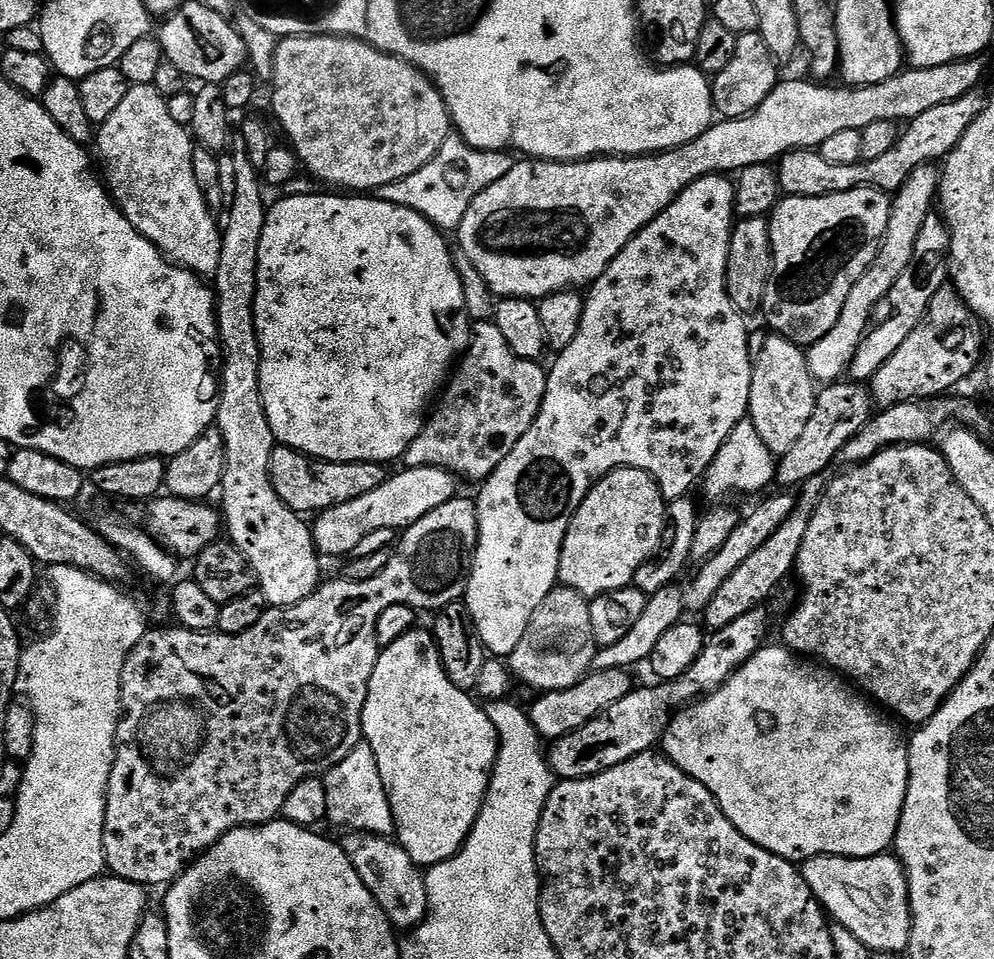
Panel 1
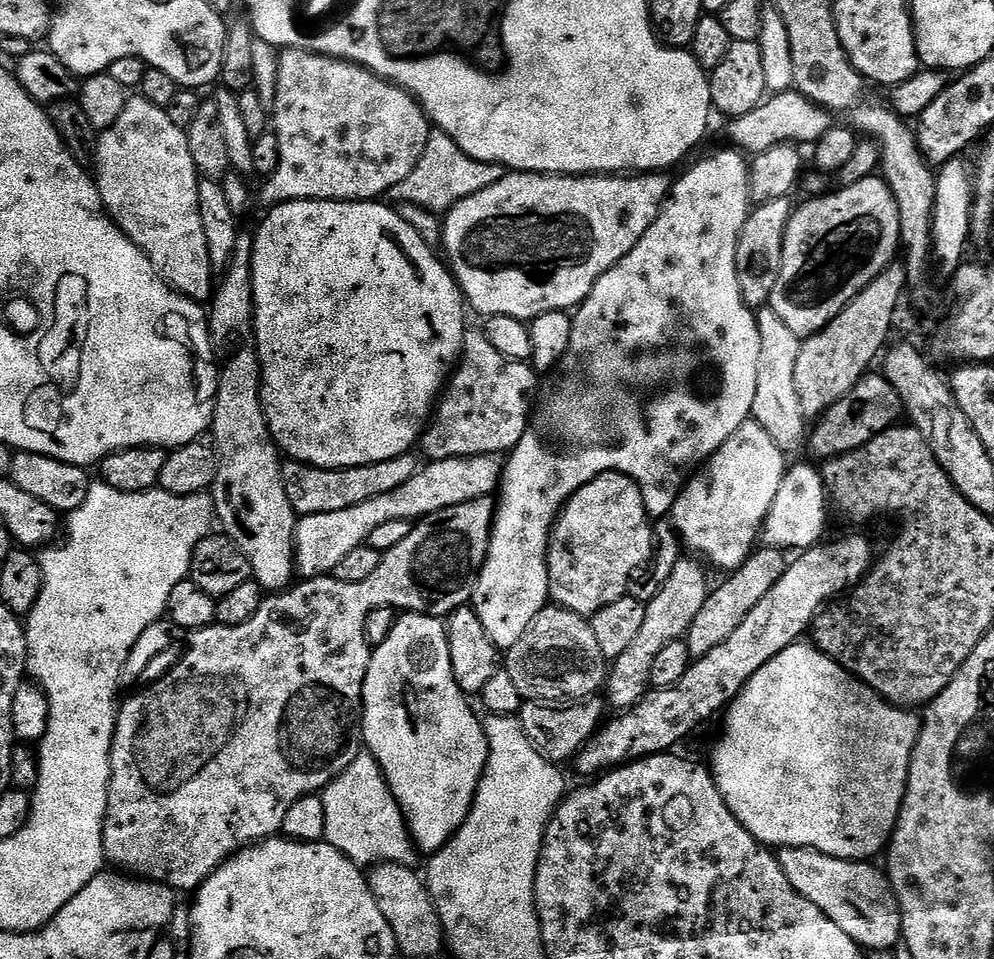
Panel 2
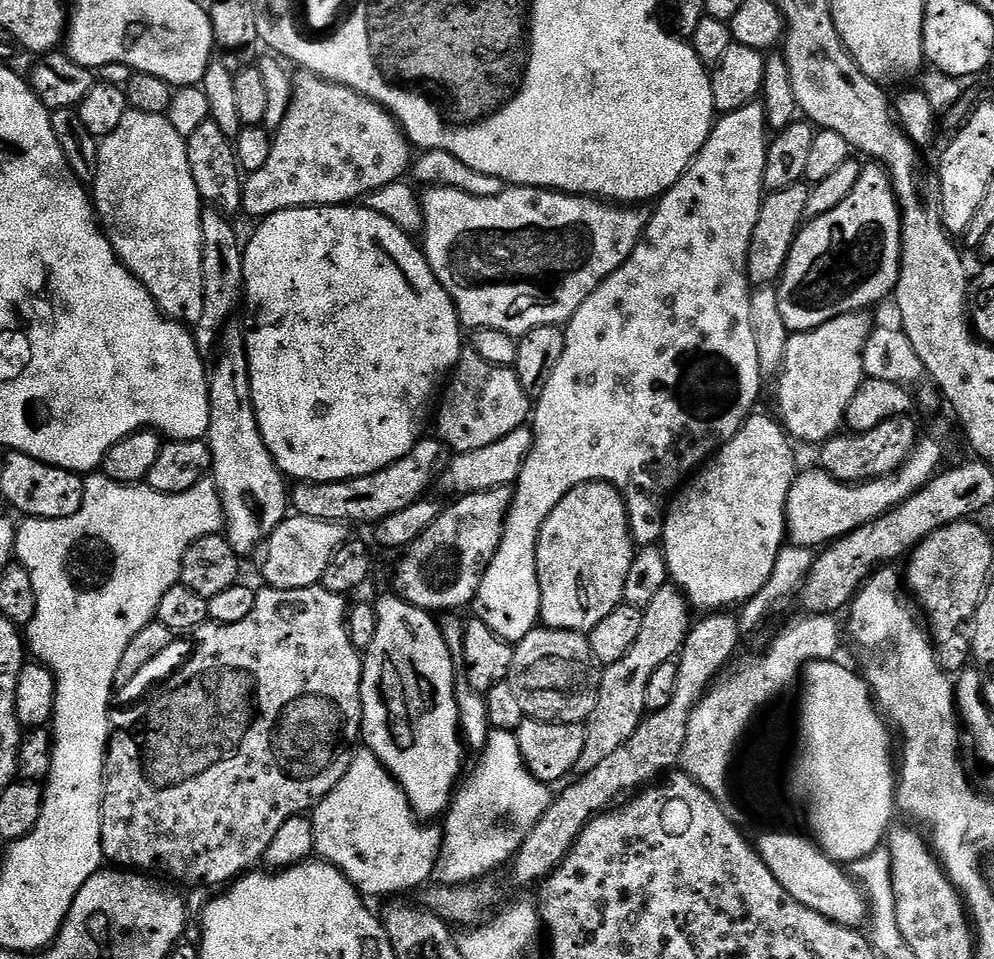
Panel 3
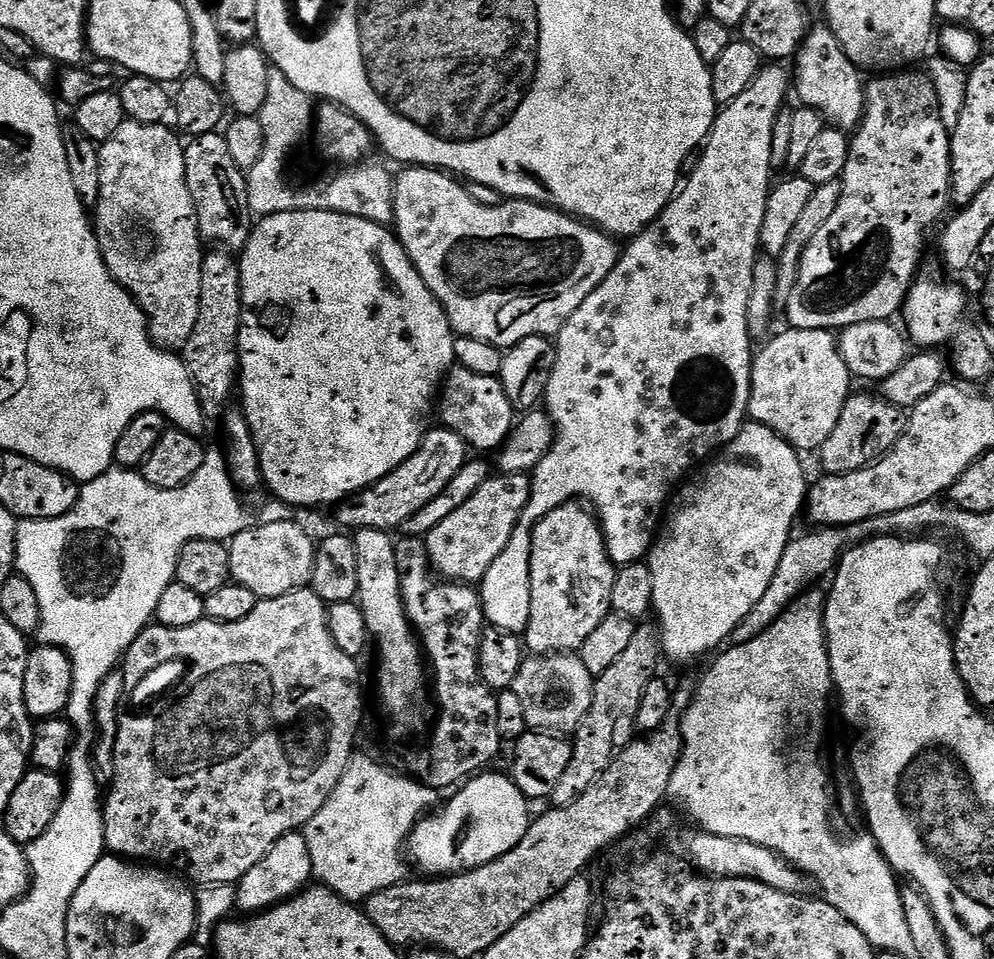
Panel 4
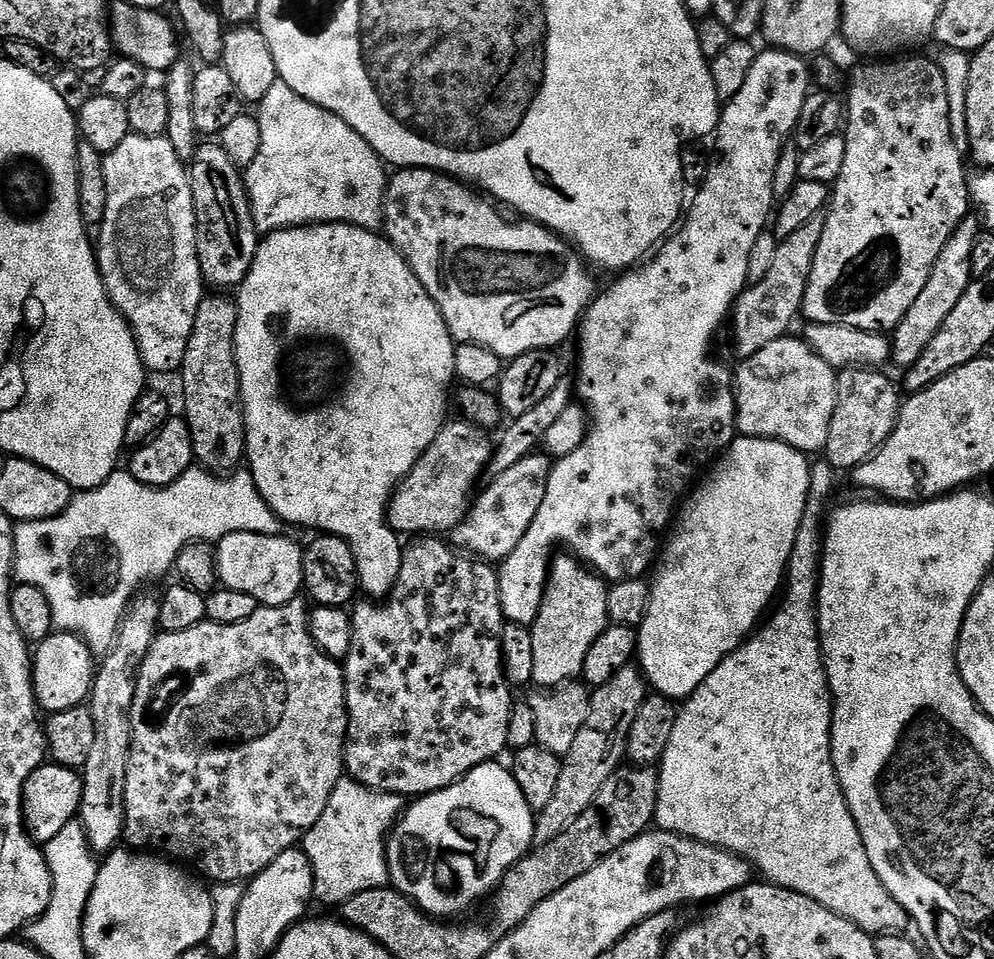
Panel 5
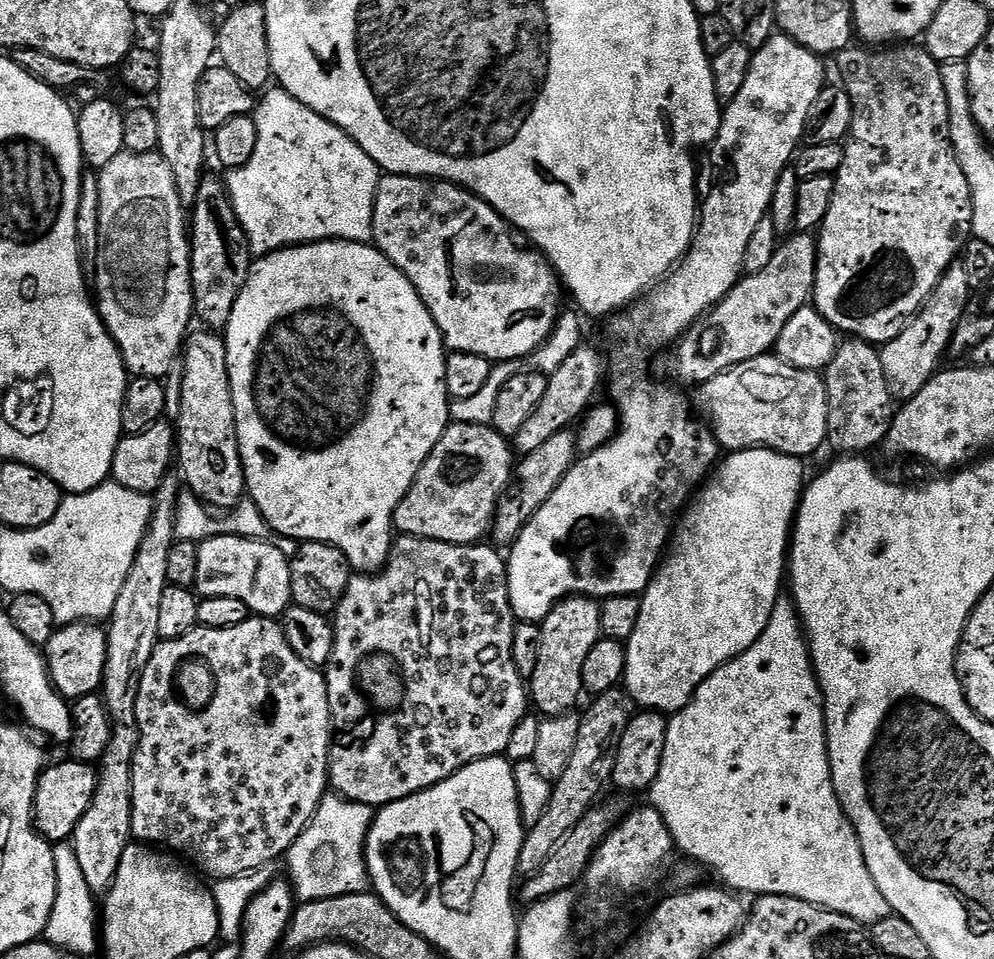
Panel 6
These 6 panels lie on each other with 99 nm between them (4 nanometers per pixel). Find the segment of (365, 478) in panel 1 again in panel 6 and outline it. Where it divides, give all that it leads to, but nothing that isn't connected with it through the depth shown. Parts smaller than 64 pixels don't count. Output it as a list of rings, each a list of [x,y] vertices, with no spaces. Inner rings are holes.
[[[449,423],[438,446],[430,450],[422,470],[414,478],[410,490],[396,507],[392,519],[395,531],[406,536],[420,536],[447,544],[474,544],[489,535],[496,506],[507,493],[514,479],[514,448],[501,432],[488,424]]]

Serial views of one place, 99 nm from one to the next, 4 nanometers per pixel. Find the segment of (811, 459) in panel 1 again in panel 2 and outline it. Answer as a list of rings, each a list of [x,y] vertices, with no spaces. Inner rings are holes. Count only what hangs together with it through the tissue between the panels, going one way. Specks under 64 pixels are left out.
[[[865,374],[858,381],[851,392],[847,392],[834,406],[830,406],[823,416],[815,421],[816,429],[811,429],[810,435],[806,440],[806,448],[809,448],[820,462],[831,460],[833,456],[841,456],[847,452],[858,450],[866,446],[878,434],[882,434],[887,428],[895,428],[901,423],[905,415],[904,403],[890,386],[890,382],[883,374]]]

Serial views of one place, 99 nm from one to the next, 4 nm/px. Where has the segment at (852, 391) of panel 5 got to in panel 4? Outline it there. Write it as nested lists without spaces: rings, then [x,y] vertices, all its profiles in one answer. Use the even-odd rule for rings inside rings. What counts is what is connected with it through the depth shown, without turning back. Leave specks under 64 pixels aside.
[[[873,394],[873,396],[856,395],[849,395],[846,406],[842,406],[842,418],[838,418],[838,426],[834,426],[830,438],[826,438],[826,442],[818,450],[820,464],[824,467],[825,473],[857,472],[859,468],[866,468],[869,464],[875,464],[896,445],[898,438],[902,438],[904,427],[908,425],[905,409],[886,402],[883,396],[879,394]]]

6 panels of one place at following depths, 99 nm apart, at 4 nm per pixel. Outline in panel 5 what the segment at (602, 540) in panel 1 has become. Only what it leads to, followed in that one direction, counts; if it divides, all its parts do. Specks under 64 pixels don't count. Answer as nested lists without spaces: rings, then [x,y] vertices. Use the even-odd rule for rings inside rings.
[[[557,555],[549,567],[548,580],[544,583],[542,606],[538,610],[538,618],[530,626],[534,638],[532,684],[540,690],[551,690],[560,684],[566,684],[583,677],[586,654],[590,651],[590,646],[594,646],[598,634],[602,634],[610,623],[606,610],[609,585],[587,564],[577,560],[575,556],[563,555]]]

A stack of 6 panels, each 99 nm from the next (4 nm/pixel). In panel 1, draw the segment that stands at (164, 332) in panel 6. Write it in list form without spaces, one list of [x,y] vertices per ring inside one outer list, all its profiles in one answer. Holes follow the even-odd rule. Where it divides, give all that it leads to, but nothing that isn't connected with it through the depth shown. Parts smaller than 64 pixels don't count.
[[[151,84],[131,85],[126,94],[126,98],[122,98],[122,103],[116,107],[114,114],[110,114],[110,118],[106,118],[106,122],[99,125],[98,131],[94,136],[94,148],[100,151],[100,160],[104,163],[104,172],[102,171],[103,179],[110,189],[112,199],[116,201],[116,207],[120,209],[120,213],[123,214],[158,251],[163,252],[171,263],[179,264],[181,268],[188,268],[201,278],[212,278],[215,277],[216,271],[218,270],[218,258],[222,258],[222,228],[218,220],[216,224],[215,218],[212,217],[215,216],[213,209],[209,208],[206,198],[198,186],[198,178],[194,178],[194,162],[192,161],[193,147],[194,140],[190,135],[189,129],[185,127],[185,125],[174,122],[174,118],[170,118],[167,99],[156,88],[152,87]]]

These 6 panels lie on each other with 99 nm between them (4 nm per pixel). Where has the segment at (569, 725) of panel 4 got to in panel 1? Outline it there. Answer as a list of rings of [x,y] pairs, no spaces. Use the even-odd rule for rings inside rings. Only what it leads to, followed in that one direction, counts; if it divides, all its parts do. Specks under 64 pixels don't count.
[[[557,586],[534,610],[522,642],[507,656],[506,663],[515,679],[528,688],[537,688],[543,694],[554,690],[566,690],[574,686],[592,668],[598,645],[594,630],[590,630],[590,606],[588,600],[573,588]]]

